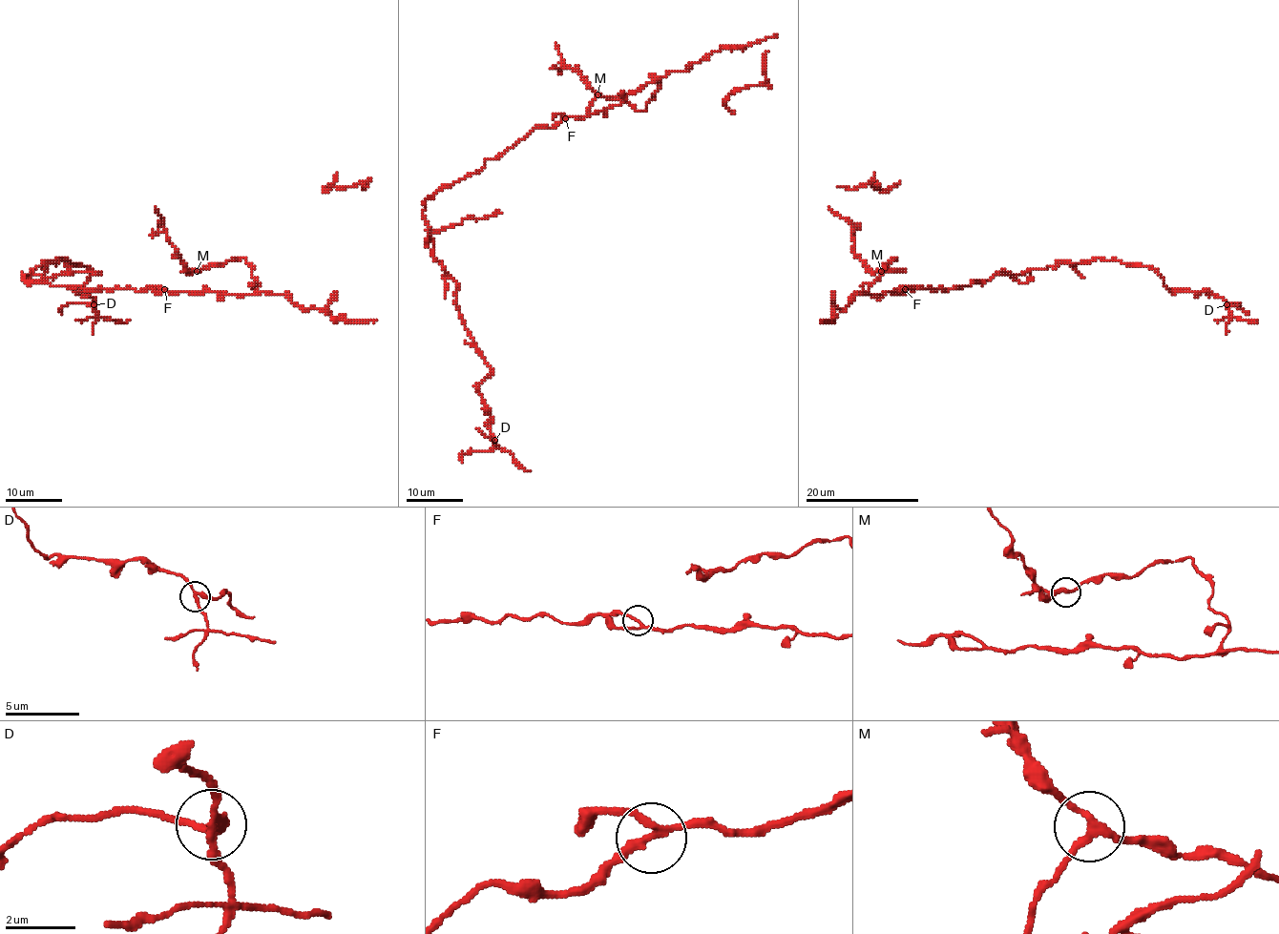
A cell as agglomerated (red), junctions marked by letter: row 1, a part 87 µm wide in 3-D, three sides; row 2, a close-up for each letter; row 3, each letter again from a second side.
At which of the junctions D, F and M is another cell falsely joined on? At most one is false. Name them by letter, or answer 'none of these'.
D

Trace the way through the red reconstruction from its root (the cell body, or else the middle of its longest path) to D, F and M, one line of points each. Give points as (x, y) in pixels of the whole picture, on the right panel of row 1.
D: (954, 286), (984, 282), (996, 274), (1101, 259), (1151, 267), (1168, 289), (1209, 291), (1226, 305)
F: (954, 286), (952, 289), (905, 289)
M: (954, 286), (908, 288), (903, 292), (870, 295), (870, 285), (896, 259), (881, 271)

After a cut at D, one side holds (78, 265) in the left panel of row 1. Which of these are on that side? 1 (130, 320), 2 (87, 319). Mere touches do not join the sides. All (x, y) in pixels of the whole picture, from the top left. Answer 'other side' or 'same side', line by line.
1: other side
2: other side

